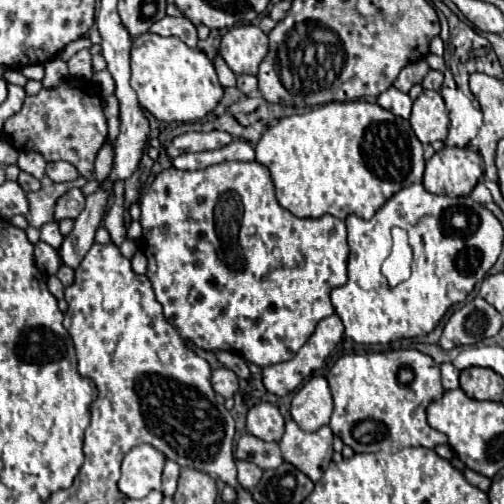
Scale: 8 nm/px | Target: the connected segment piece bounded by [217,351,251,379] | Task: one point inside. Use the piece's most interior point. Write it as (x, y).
(232, 360)

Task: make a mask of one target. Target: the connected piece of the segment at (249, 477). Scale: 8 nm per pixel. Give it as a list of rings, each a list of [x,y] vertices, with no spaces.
[[[237,461],[237,471],[239,471],[237,473],[239,485],[243,489],[247,489],[249,493],[257,487],[257,481],[261,481],[261,475],[263,475],[263,471],[257,465],[249,463],[249,461]]]

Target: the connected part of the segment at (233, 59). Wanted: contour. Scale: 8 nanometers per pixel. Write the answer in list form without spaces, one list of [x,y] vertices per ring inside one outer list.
[[[241,25],[225,33],[219,55],[235,75],[257,75],[259,63],[267,51],[267,35],[257,25]]]

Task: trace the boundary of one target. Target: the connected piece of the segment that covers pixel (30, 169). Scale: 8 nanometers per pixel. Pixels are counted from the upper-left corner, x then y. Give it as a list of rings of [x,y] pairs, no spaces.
[[[21,151],[19,153],[19,169],[41,179],[45,175],[45,159],[37,151]]]

